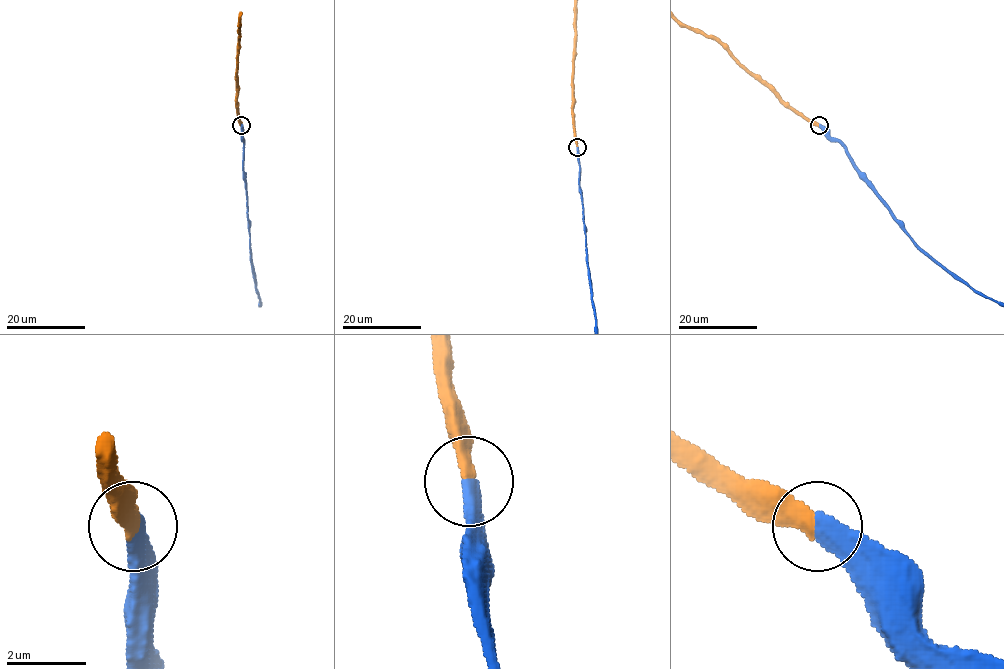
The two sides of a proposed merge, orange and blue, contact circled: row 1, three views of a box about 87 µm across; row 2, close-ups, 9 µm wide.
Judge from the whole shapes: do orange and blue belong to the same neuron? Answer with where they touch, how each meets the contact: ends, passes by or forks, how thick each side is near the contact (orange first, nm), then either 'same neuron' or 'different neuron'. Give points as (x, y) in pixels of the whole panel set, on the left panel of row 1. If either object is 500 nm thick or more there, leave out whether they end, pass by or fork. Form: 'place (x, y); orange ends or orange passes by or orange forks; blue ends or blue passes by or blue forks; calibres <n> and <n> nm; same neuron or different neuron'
place (241, 125); calibres 460 and 500 nm; same neuron

